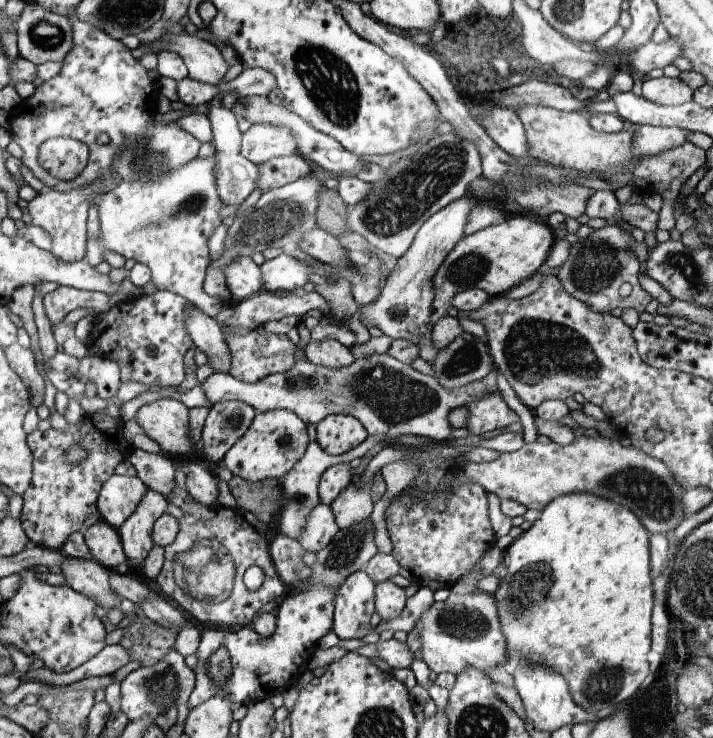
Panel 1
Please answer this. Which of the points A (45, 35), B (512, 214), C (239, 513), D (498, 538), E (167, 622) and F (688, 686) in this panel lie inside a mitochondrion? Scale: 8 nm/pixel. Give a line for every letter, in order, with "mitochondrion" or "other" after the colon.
A: mitochondrion
B: other
C: other
D: other
E: other
F: other

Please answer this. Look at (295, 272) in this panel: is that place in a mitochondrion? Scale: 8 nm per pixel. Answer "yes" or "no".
no

